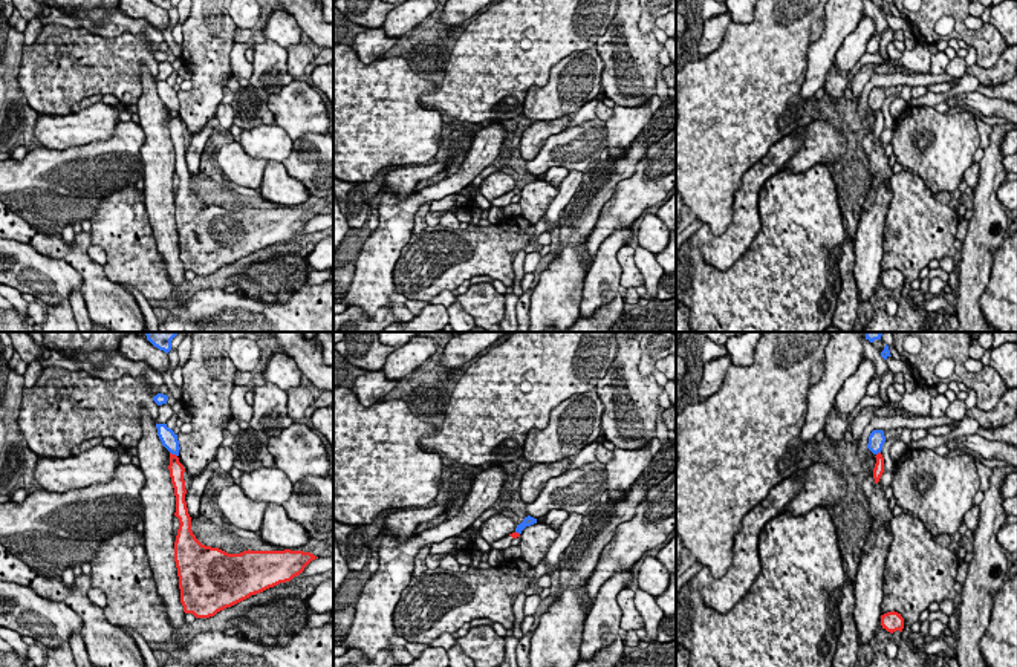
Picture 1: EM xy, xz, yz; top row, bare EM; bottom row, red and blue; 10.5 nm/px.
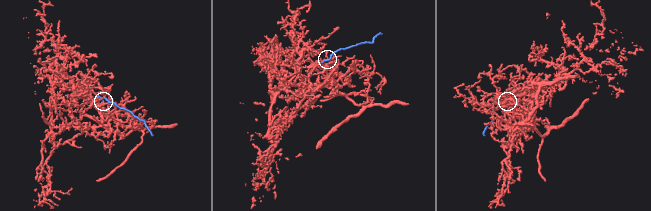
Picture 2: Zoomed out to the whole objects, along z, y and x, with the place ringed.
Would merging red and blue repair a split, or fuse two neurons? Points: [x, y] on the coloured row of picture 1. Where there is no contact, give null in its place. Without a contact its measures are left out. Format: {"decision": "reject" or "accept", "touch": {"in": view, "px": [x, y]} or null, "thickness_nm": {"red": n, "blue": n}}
{"decision": "reject", "touch": {"in": "xy", "px": [173, 455]}, "thickness_nm": {"red": 160, "blue": 170}}

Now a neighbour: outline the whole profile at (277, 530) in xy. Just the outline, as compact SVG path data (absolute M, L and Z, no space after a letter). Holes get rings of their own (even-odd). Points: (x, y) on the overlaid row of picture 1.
M268 503L260 532L262 540L284 549L301 548L310 538L307 531L291 520L283 505Z

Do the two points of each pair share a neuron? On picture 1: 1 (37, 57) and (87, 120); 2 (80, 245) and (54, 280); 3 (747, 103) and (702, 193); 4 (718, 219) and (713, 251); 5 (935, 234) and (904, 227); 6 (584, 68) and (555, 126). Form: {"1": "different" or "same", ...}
{"1": "different", "2": "different", "3": "same", "4": "different", "5": "same", "6": "different"}

